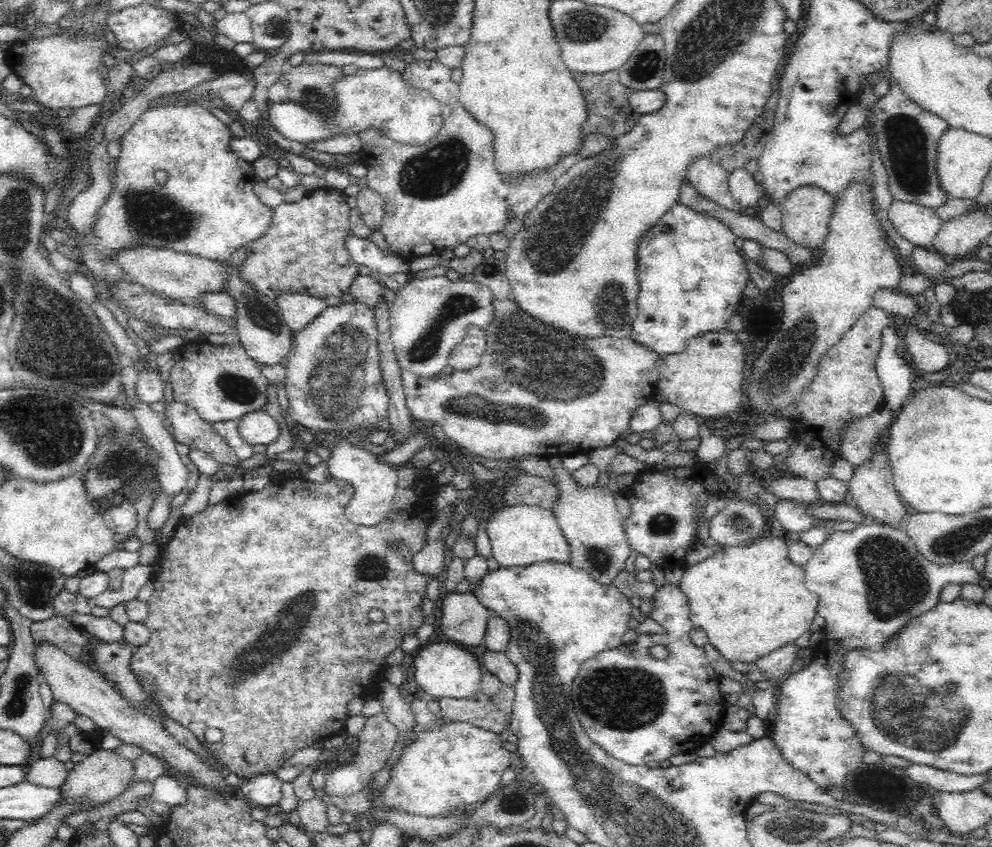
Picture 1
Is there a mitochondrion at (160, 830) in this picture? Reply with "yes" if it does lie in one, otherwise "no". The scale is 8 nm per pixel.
no

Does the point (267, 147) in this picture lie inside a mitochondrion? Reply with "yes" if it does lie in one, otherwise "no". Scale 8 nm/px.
no

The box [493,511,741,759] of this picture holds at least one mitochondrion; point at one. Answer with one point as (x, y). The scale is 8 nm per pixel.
(623, 698)

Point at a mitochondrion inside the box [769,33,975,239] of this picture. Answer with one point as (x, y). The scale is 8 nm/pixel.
(906, 141)

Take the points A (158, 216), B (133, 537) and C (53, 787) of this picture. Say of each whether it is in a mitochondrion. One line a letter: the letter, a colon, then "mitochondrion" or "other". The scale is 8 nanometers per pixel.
A: mitochondrion
B: other
C: other

